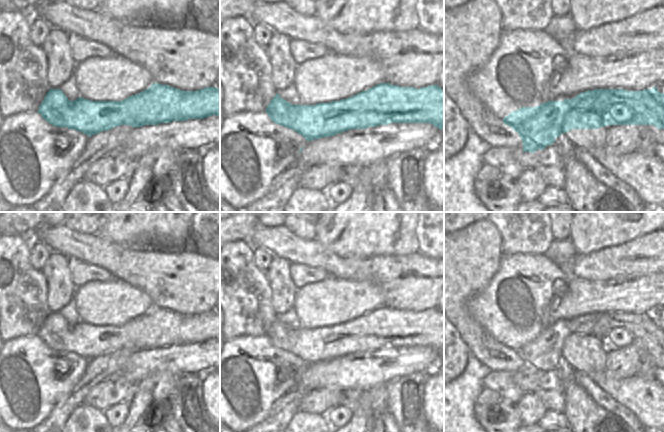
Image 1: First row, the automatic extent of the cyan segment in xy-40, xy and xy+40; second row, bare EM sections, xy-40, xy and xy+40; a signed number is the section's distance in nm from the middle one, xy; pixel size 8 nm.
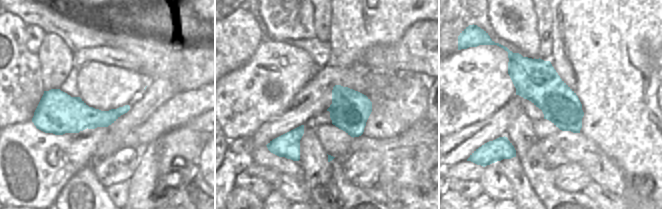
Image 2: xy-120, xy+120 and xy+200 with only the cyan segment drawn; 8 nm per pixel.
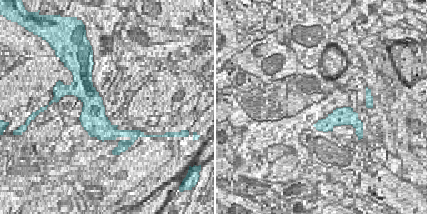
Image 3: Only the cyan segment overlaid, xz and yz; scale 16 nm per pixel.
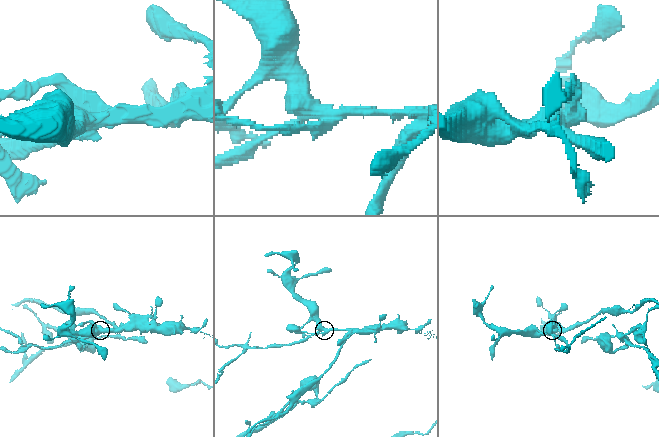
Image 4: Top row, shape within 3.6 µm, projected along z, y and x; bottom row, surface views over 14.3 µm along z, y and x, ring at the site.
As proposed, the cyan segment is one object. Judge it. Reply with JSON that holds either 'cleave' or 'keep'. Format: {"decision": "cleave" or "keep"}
{"decision": "cleave"}

